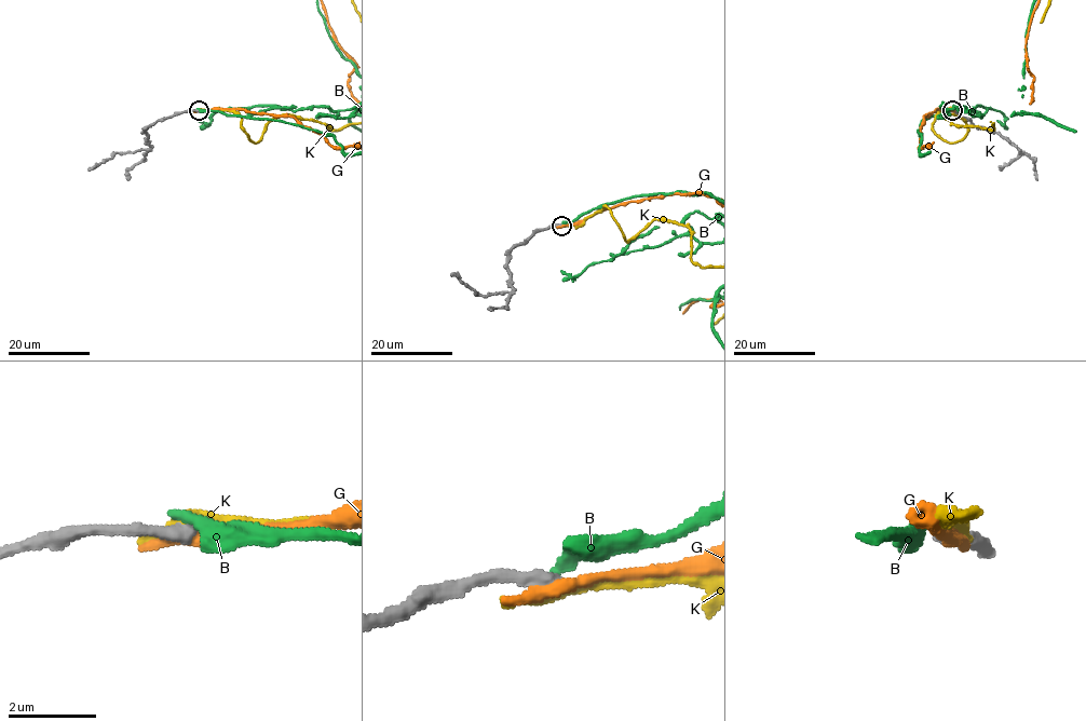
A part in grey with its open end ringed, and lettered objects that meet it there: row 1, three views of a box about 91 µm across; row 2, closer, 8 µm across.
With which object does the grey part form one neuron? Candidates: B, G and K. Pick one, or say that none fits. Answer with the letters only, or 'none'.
none

